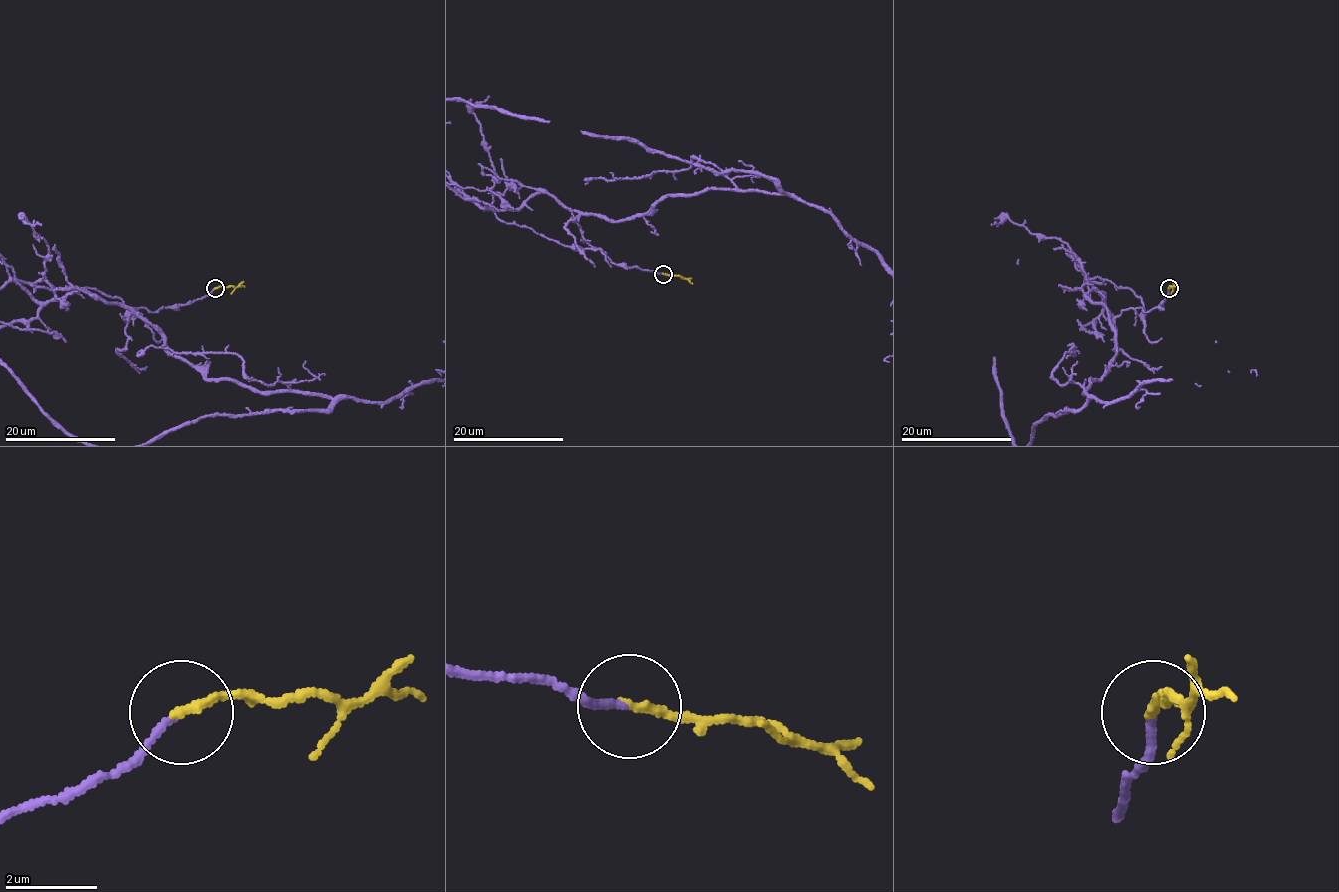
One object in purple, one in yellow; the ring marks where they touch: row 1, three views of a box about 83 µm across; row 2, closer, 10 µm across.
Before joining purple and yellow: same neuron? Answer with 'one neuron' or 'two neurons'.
one neuron

